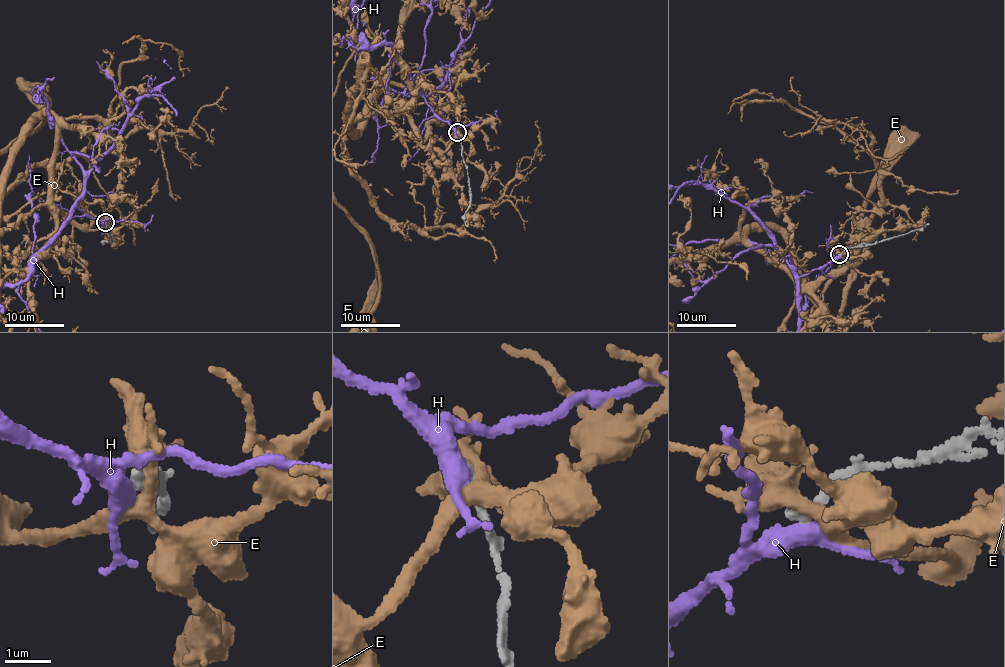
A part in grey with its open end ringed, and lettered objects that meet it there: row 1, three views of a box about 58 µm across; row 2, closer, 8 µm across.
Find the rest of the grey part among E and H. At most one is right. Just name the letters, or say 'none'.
none

